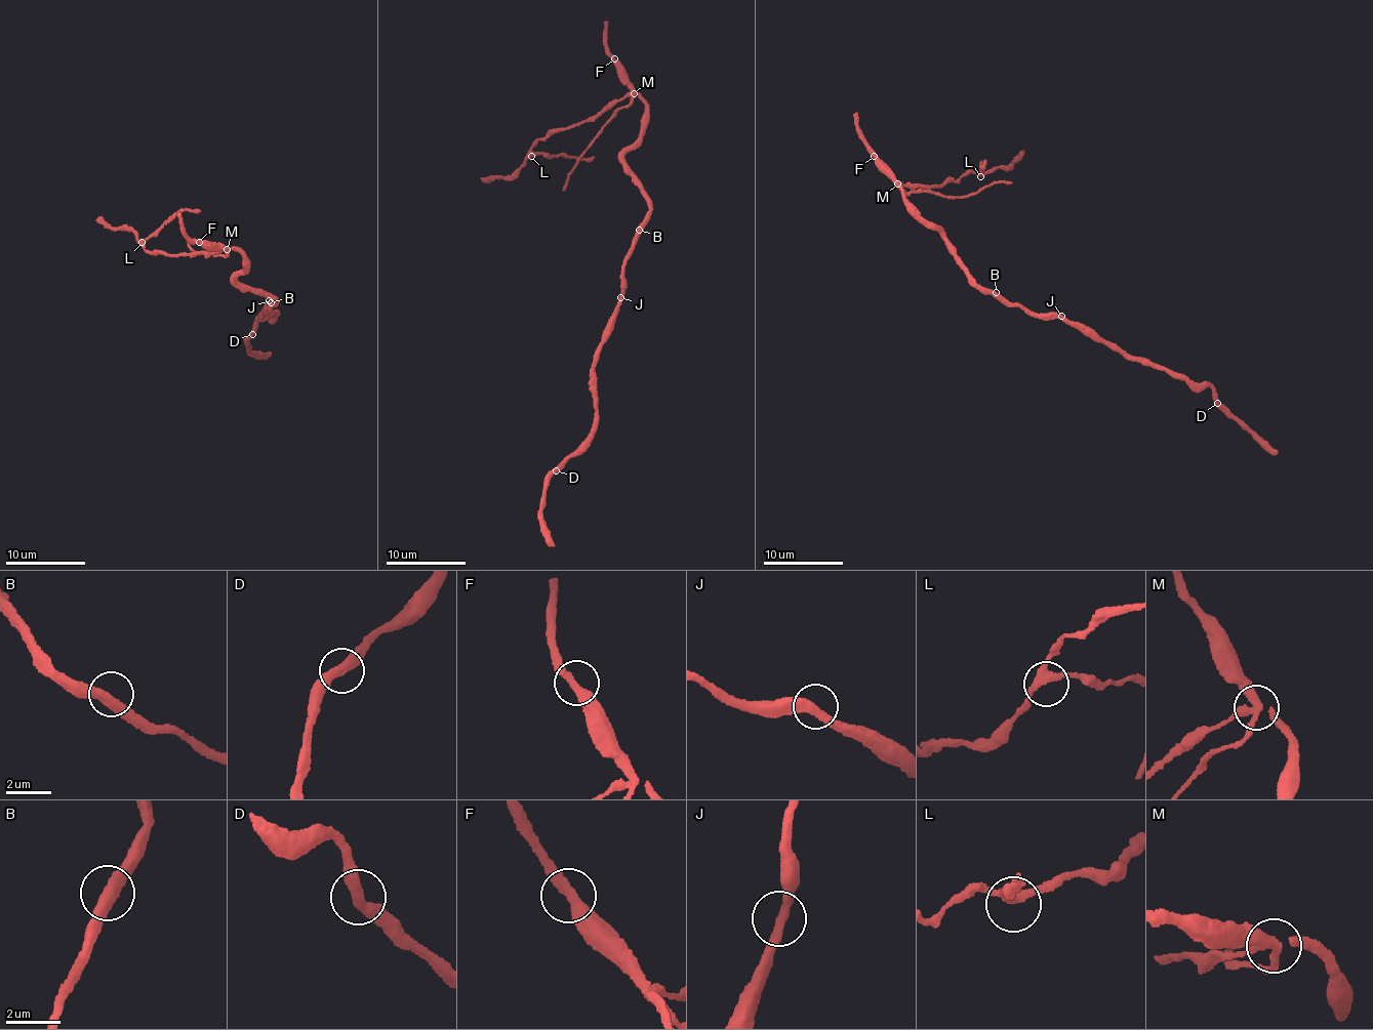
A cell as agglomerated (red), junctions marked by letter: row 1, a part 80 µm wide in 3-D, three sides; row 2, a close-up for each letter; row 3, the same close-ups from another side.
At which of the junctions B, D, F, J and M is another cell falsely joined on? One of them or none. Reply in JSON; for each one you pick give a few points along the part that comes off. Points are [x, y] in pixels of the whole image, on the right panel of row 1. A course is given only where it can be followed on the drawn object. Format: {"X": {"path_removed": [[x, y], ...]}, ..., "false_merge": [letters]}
{"M": {"path_removed": [[897, 183], [933, 187], [972, 172], [990, 172], [1008, 166], [1023, 152]]}, "false_merge": ["M"]}

